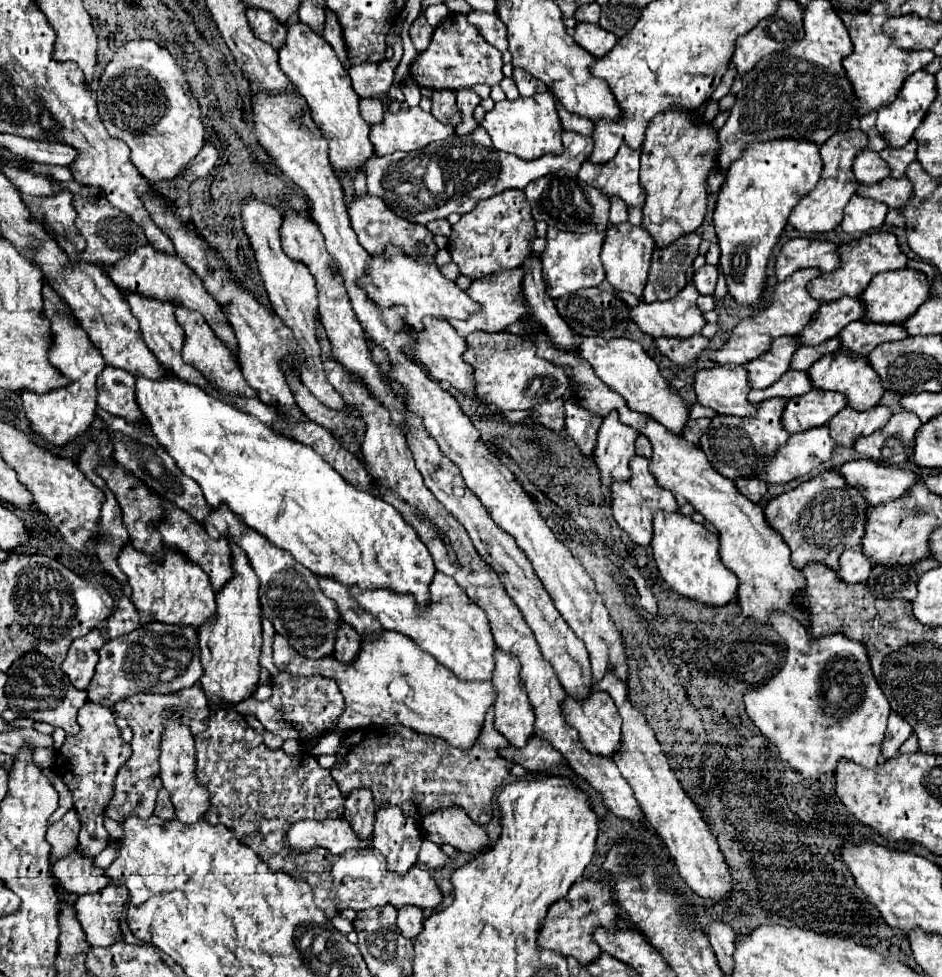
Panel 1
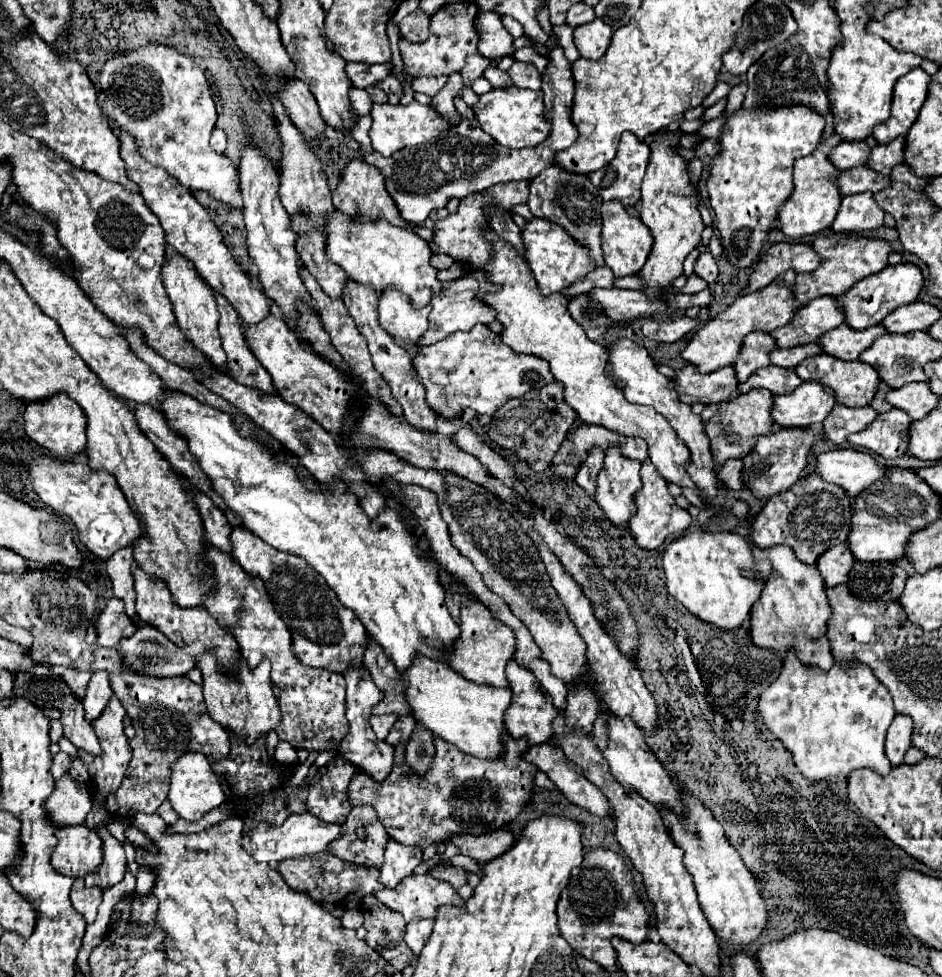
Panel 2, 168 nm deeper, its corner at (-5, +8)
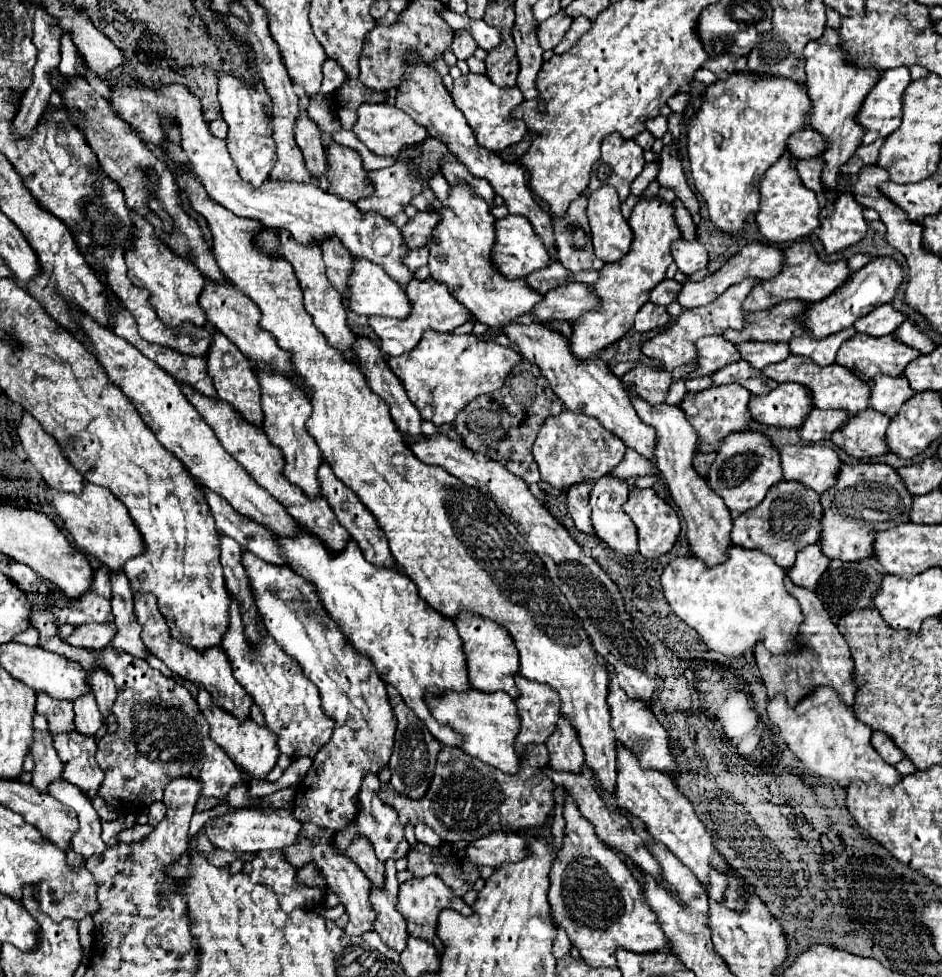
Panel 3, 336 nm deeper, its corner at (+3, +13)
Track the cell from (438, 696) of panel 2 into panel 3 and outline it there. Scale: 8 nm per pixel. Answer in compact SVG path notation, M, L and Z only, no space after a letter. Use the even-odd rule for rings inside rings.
M473 687L463 693L447 691L447 695L427 695L427 707L439 723L451 727L463 737L459 745L461 751L465 751L471 757L481 759L487 765L497 767L503 773L517 771L519 757L515 753L513 739L519 731L519 715L517 715L515 701L507 693L503 691L483 693Z

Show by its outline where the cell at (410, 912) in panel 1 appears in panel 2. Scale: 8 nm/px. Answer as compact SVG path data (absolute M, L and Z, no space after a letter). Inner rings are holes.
M415 920L415 922L407 924L405 942L411 948L411 952L415 954L415 958L421 954L421 948L429 940L431 932L433 932L433 920Z

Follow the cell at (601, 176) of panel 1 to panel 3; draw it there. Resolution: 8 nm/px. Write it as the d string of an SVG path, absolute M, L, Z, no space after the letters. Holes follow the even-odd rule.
M611 133L603 139L601 157L591 167L591 183L587 191L595 191L603 185L617 189L619 199L625 201L633 179L643 171L643 149L633 139L623 139L619 133Z

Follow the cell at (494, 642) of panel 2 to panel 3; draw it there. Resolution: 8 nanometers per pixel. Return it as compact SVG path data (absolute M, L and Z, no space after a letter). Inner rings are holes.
M459 613L455 619L455 625L459 629L459 637L463 639L463 651L467 657L467 673L469 673L469 683L471 687L485 691L485 693L495 693L495 691L505 691L509 695L513 695L513 699L519 695L513 675L519 673L519 655L517 649L513 645L511 635L507 635L507 631L503 631L503 627L499 627L497 623L489 621L489 619L479 619L479 615L471 615L467 613Z

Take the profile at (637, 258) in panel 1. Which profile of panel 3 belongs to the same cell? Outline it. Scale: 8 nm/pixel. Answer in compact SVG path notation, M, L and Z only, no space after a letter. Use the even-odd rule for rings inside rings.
M601 187L589 193L589 227L595 257L603 263L615 263L631 249L633 231L621 215L619 197L613 187Z

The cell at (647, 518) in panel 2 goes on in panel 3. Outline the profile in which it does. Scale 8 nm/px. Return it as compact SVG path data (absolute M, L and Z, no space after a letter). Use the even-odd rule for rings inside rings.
M633 487L623 511L633 519L639 537L639 553L647 559L667 553L679 535L679 517L653 489Z

